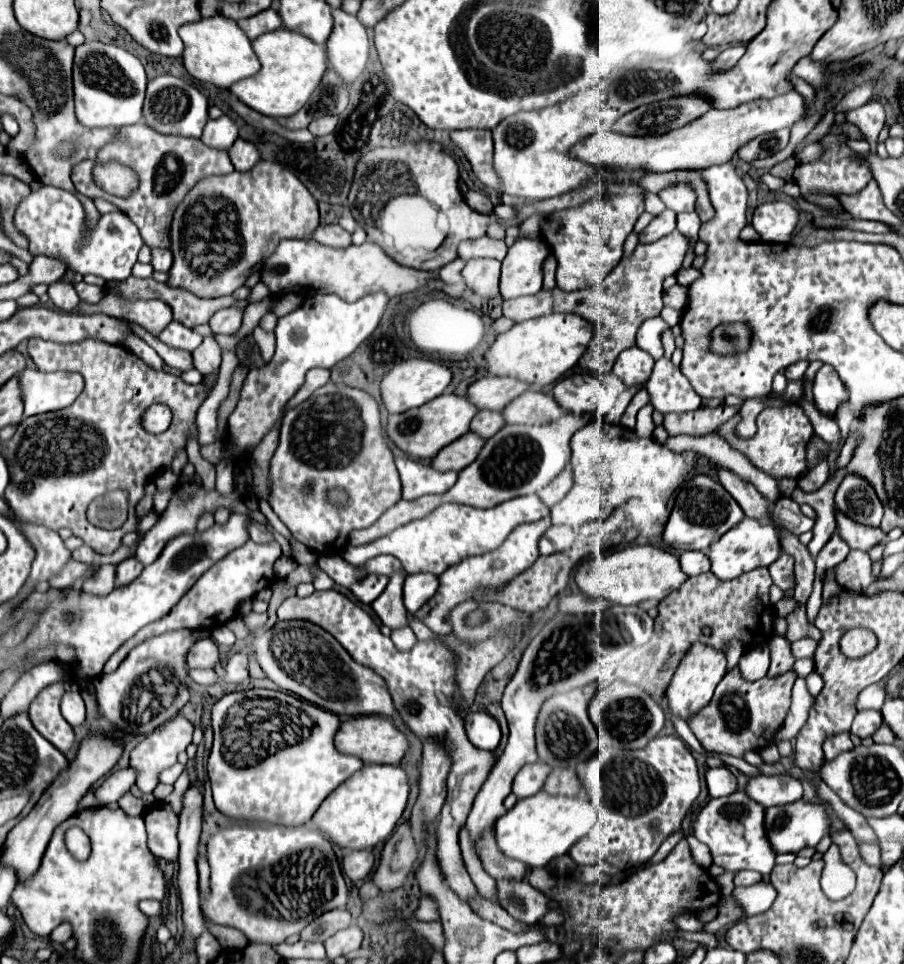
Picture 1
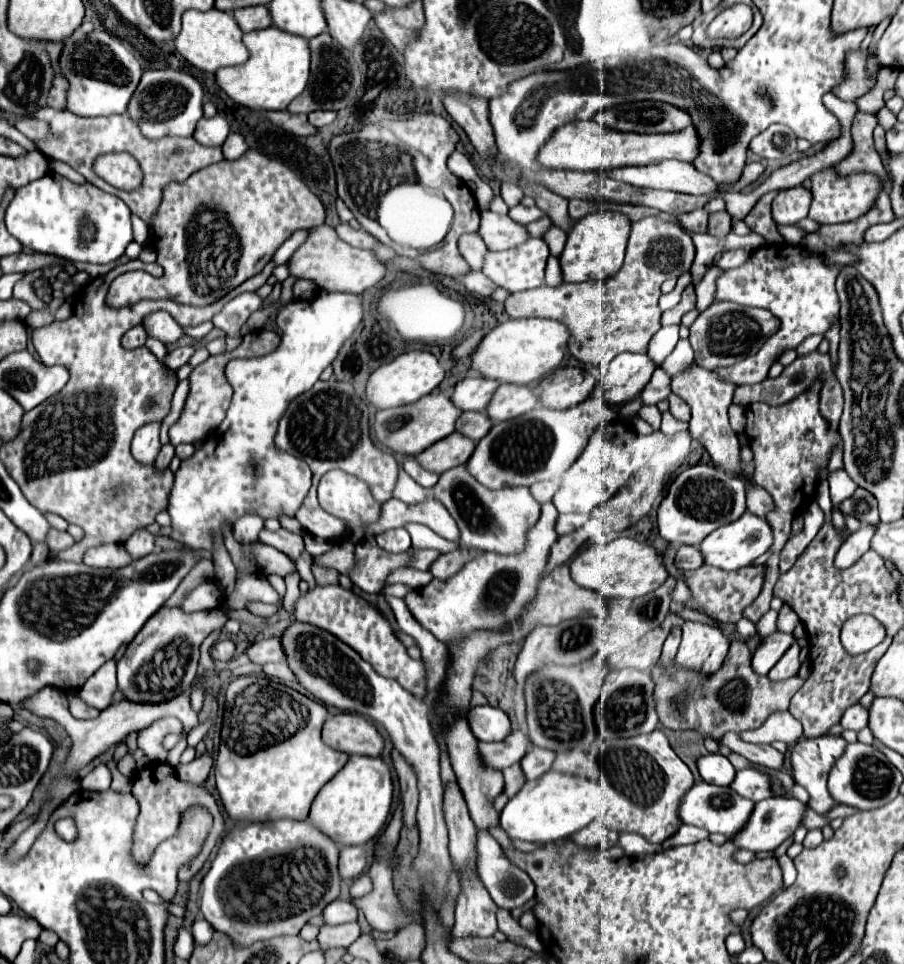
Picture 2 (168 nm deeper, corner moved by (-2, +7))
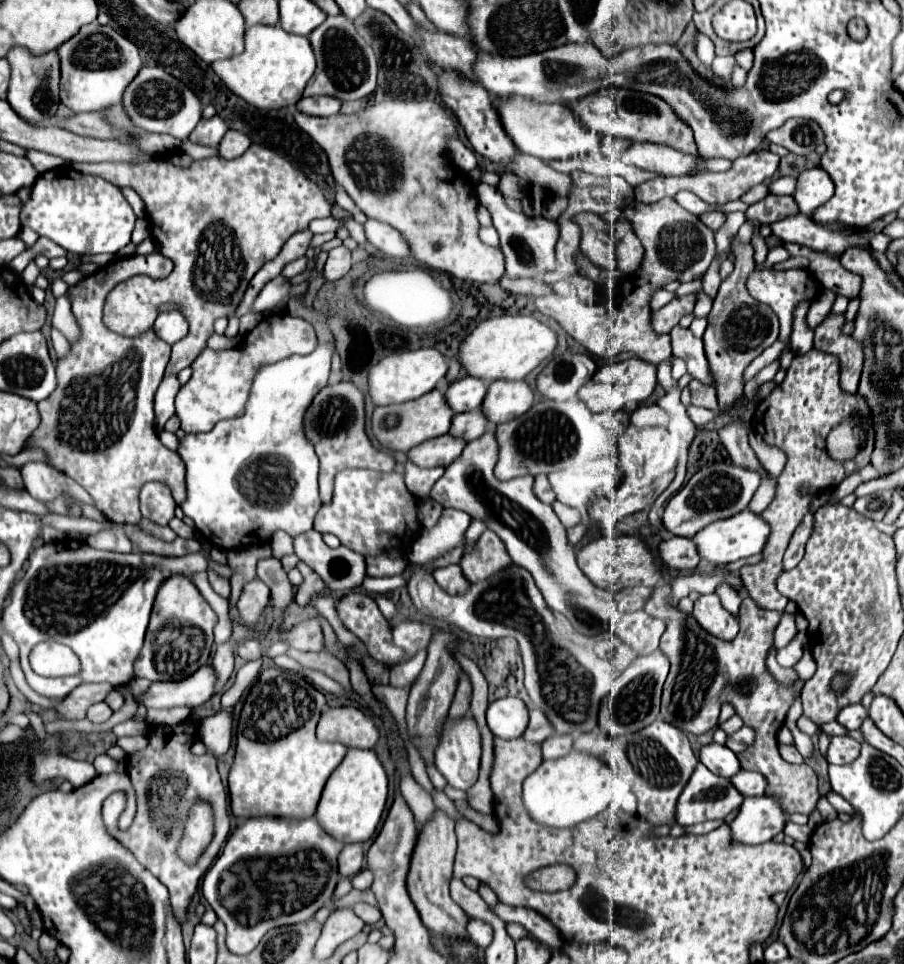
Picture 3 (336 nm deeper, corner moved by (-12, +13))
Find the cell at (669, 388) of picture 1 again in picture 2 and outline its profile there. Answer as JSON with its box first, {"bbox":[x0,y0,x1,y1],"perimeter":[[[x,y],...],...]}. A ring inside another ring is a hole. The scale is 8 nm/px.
{"bbox":[661,340,695,380],"perimeter":[[[679,340],[677,346],[675,346],[675,350],[663,360],[661,368],[667,370],[669,378],[673,380],[675,376],[687,372],[687,368],[691,368],[691,364],[695,364],[691,344],[689,344],[689,340]]]}

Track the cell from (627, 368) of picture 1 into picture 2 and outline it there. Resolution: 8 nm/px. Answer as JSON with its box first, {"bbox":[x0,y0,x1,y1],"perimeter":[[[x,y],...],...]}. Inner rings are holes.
{"bbox":[599,352,655,406],"perimeter":[[[637,352],[619,354],[611,362],[607,376],[603,376],[599,382],[599,390],[603,390],[605,402],[619,406],[633,400],[649,382],[653,370],[655,364],[647,354]]]}

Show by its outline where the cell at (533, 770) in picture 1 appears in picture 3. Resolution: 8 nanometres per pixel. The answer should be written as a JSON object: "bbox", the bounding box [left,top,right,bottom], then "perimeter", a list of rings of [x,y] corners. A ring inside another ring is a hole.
{"bbox":[543,734,573,760],"perimeter":[[[555,734],[549,736],[543,744],[543,758],[551,760],[551,758],[561,758],[565,754],[569,754],[573,750],[573,736],[571,734]]]}

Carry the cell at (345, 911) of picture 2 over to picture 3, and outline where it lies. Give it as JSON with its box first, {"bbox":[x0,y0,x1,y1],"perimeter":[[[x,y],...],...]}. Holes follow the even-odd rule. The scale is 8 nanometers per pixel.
{"bbox":[353,904,383,924],"perimeter":[[[355,904],[355,906],[353,906],[353,912],[355,912],[365,924],[377,924],[377,922],[383,918],[381,910],[379,910],[377,906],[369,906],[369,904]]]}

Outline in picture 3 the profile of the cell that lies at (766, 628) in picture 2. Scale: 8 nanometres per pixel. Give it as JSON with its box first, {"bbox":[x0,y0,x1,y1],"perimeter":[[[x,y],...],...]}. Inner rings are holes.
{"bbox":[775,612,797,648],"perimeter":[[[783,612],[783,618],[775,630],[775,648],[785,648],[797,634],[797,626],[795,626],[795,618],[789,612]]]}

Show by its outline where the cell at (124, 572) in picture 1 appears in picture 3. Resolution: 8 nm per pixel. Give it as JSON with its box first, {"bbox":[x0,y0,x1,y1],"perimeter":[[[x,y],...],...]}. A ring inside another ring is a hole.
{"bbox":[139,482,177,526],"perimeter":[[[147,482],[141,488],[139,502],[141,502],[141,514],[161,526],[169,524],[177,508],[169,486],[165,486],[163,482]]]}

